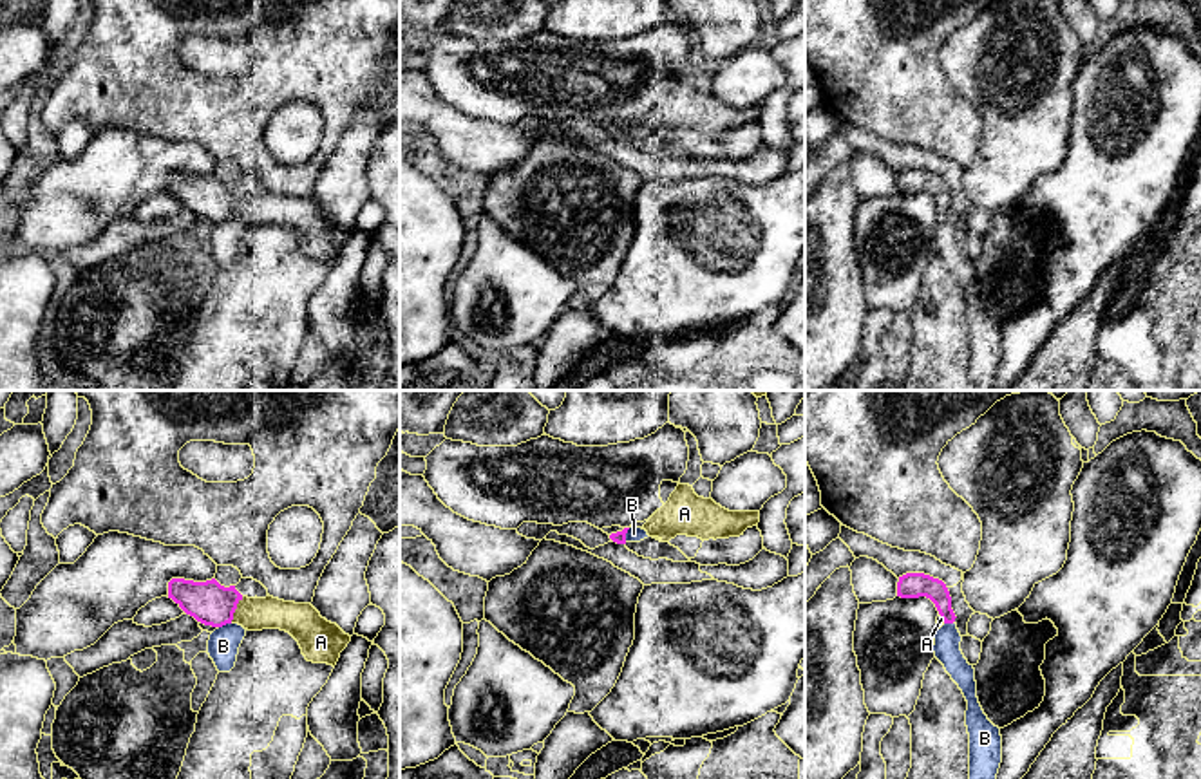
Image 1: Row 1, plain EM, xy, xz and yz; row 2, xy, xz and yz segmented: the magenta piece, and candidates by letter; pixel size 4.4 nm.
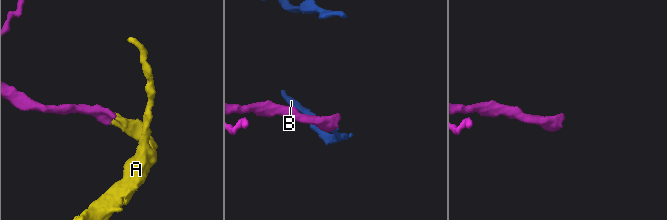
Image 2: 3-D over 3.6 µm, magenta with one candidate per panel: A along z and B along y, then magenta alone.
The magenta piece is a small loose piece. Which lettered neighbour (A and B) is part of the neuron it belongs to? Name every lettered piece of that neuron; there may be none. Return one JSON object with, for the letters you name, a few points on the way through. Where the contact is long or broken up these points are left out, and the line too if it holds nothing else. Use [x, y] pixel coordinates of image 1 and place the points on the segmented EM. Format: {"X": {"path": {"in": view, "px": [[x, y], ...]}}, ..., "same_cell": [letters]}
{"same_cell": ["A"]}

